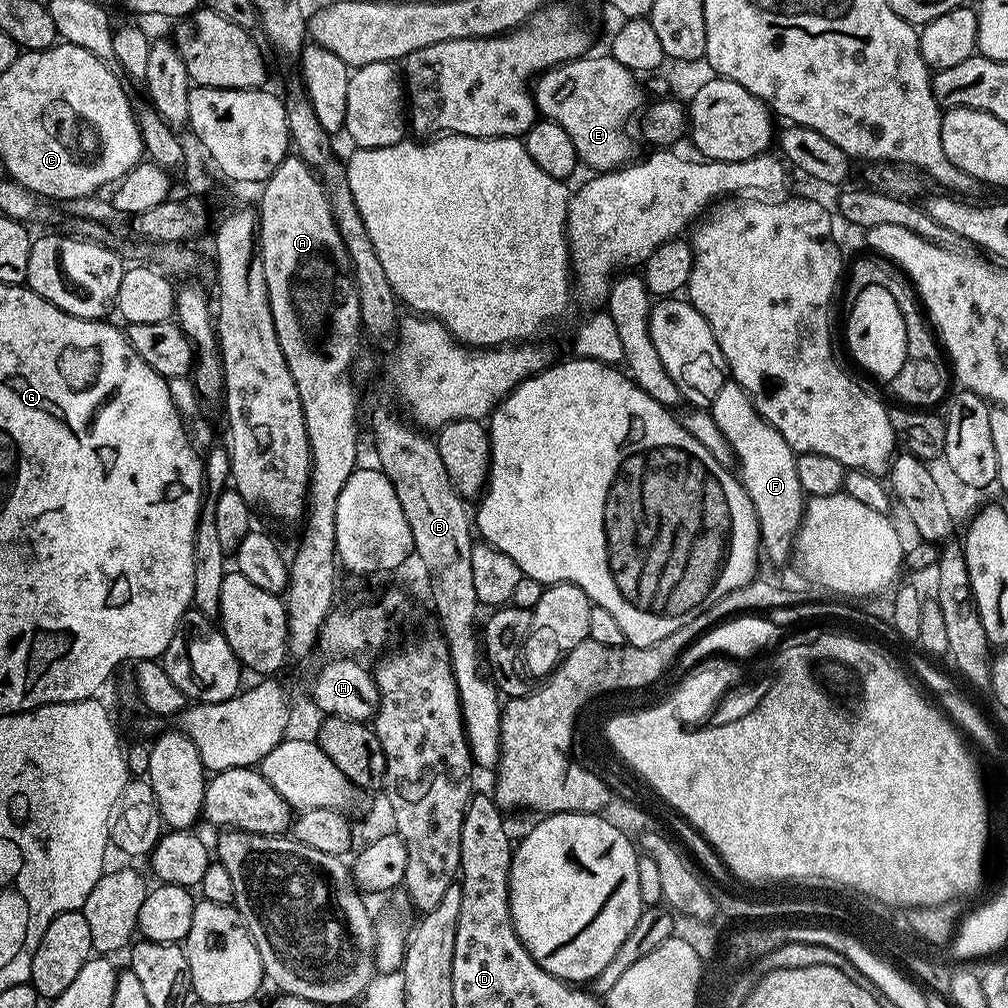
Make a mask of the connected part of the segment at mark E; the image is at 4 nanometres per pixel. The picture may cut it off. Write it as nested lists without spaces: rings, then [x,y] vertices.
[[[610,54],[592,55],[541,72],[534,81],[536,110],[543,119],[558,122],[570,134],[581,165],[589,164],[597,173],[611,172],[633,159],[632,140],[624,127],[632,115],[633,119],[641,111],[644,92],[636,81],[637,73],[622,66],[622,62]]]

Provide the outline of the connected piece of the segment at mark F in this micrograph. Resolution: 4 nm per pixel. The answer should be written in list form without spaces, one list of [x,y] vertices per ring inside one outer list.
[[[726,382],[722,390],[714,398],[711,406],[714,422],[718,422],[718,430],[726,434],[726,442],[730,442],[733,454],[736,455],[735,467],[740,468],[740,480],[744,483],[742,492],[750,498],[760,523],[760,546],[765,557],[769,556],[774,563],[780,564],[789,559],[792,542],[800,520],[804,517],[806,497],[798,482],[796,469],[797,453],[758,414],[752,399],[744,393],[742,386],[734,382]]]

